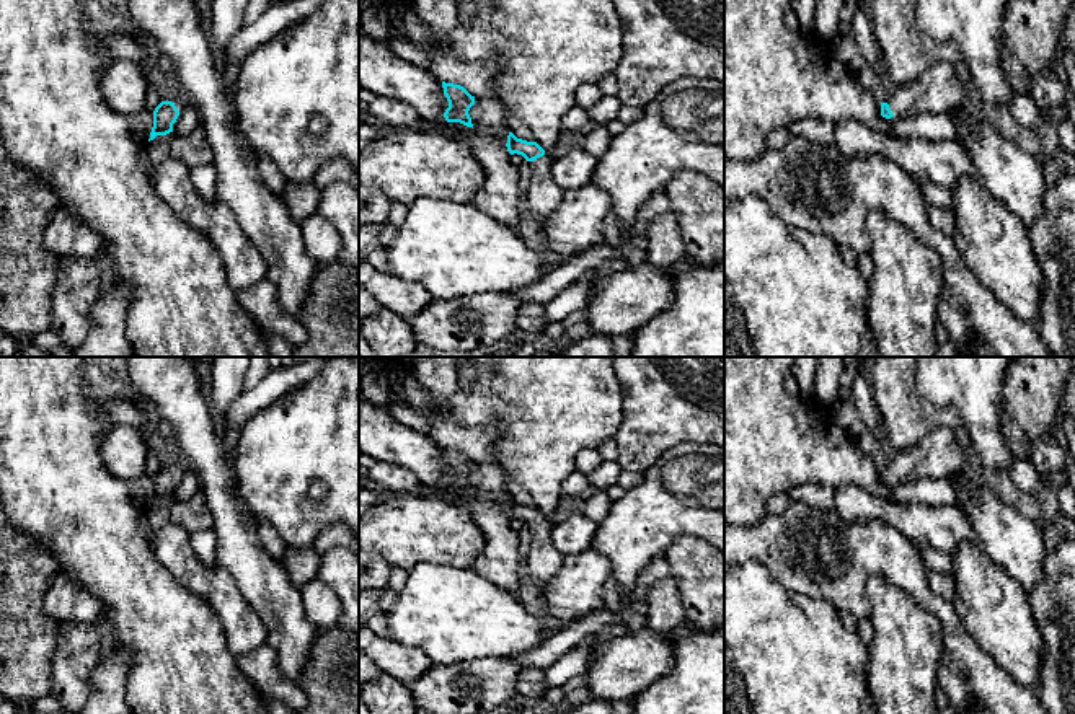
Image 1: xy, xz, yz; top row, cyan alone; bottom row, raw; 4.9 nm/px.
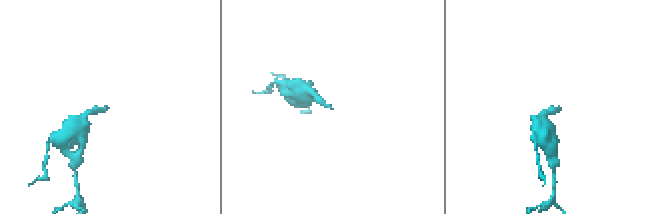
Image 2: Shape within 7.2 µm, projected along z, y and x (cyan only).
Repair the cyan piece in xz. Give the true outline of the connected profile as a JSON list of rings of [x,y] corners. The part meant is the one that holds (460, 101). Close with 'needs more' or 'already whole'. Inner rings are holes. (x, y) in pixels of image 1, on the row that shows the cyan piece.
[[[442,82],[442,88],[444,88],[444,95],[449,101],[449,108],[444,112],[445,121],[460,122],[467,127],[473,127],[468,111],[475,104],[475,96],[471,96],[460,85]]]; already whole

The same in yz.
[[[935,62],[907,86],[896,88],[886,103],[881,103],[881,116],[940,114],[956,109],[964,98],[964,86],[956,77],[953,64]]]; needs more

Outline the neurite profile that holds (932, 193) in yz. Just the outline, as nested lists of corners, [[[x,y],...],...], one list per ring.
[[[925,181],[920,186],[920,192],[925,204],[931,204],[940,209],[951,209],[953,199],[951,199],[951,191],[948,187],[943,187],[933,181]]]

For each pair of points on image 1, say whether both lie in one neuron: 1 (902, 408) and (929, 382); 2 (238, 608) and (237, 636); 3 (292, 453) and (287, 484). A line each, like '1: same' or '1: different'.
1: different
2: same
3: same

